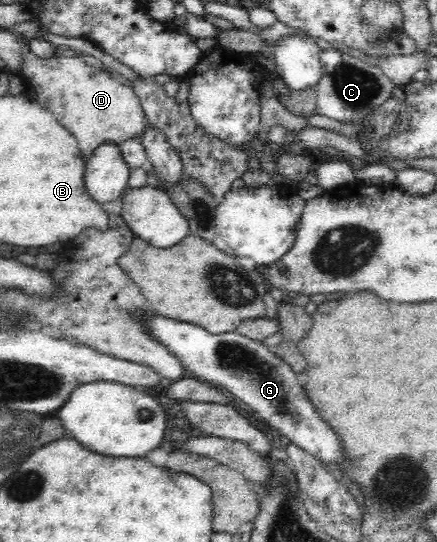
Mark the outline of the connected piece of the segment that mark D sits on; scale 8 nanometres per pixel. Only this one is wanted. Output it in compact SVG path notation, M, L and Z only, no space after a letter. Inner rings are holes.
M26 47L22 49L23 66L19 67L17 75L25 82L26 92L43 108L53 113L59 123L77 139L78 149L85 161L103 143L112 142L115 146L120 146L125 140L141 135L145 126L143 109L131 86L118 83L109 73L87 65L79 56L39 58L27 51Z

